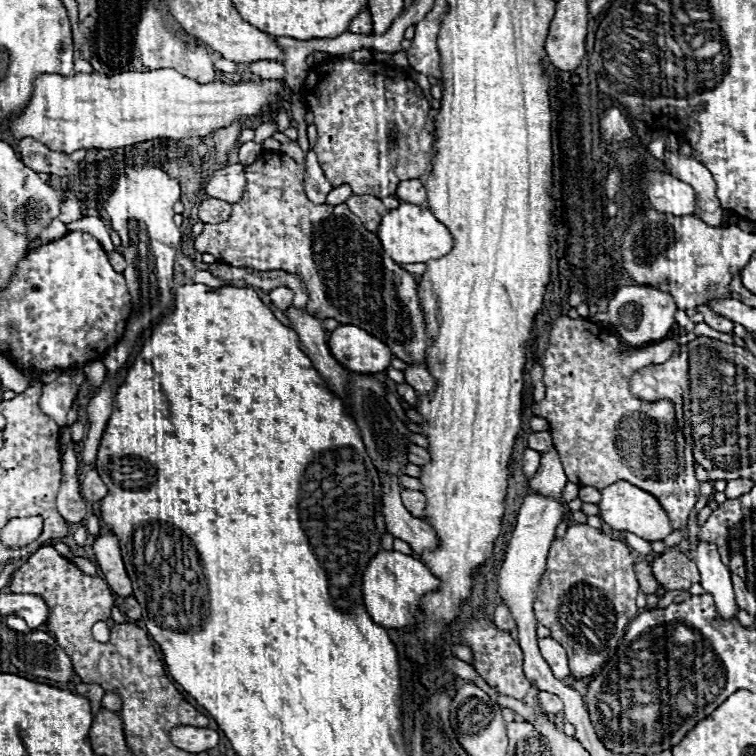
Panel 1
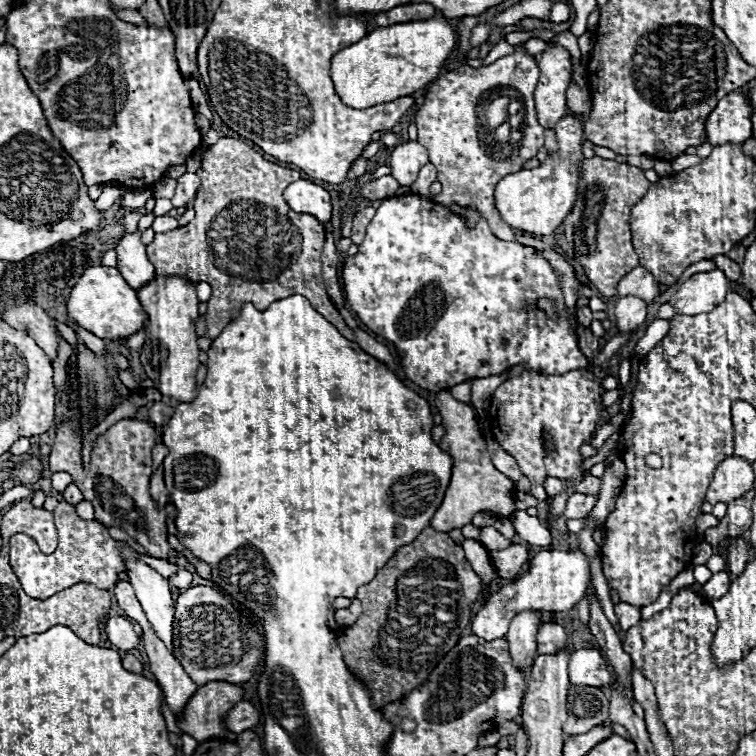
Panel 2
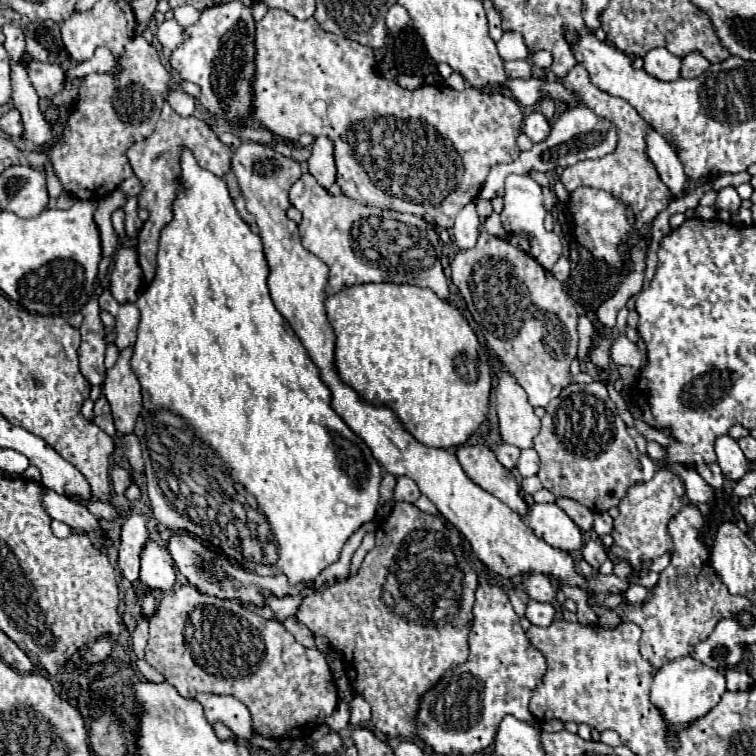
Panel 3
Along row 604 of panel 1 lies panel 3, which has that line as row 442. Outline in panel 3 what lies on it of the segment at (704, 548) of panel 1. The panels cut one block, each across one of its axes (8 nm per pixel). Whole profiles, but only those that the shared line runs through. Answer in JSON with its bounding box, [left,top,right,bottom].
[716,434,750,482]

